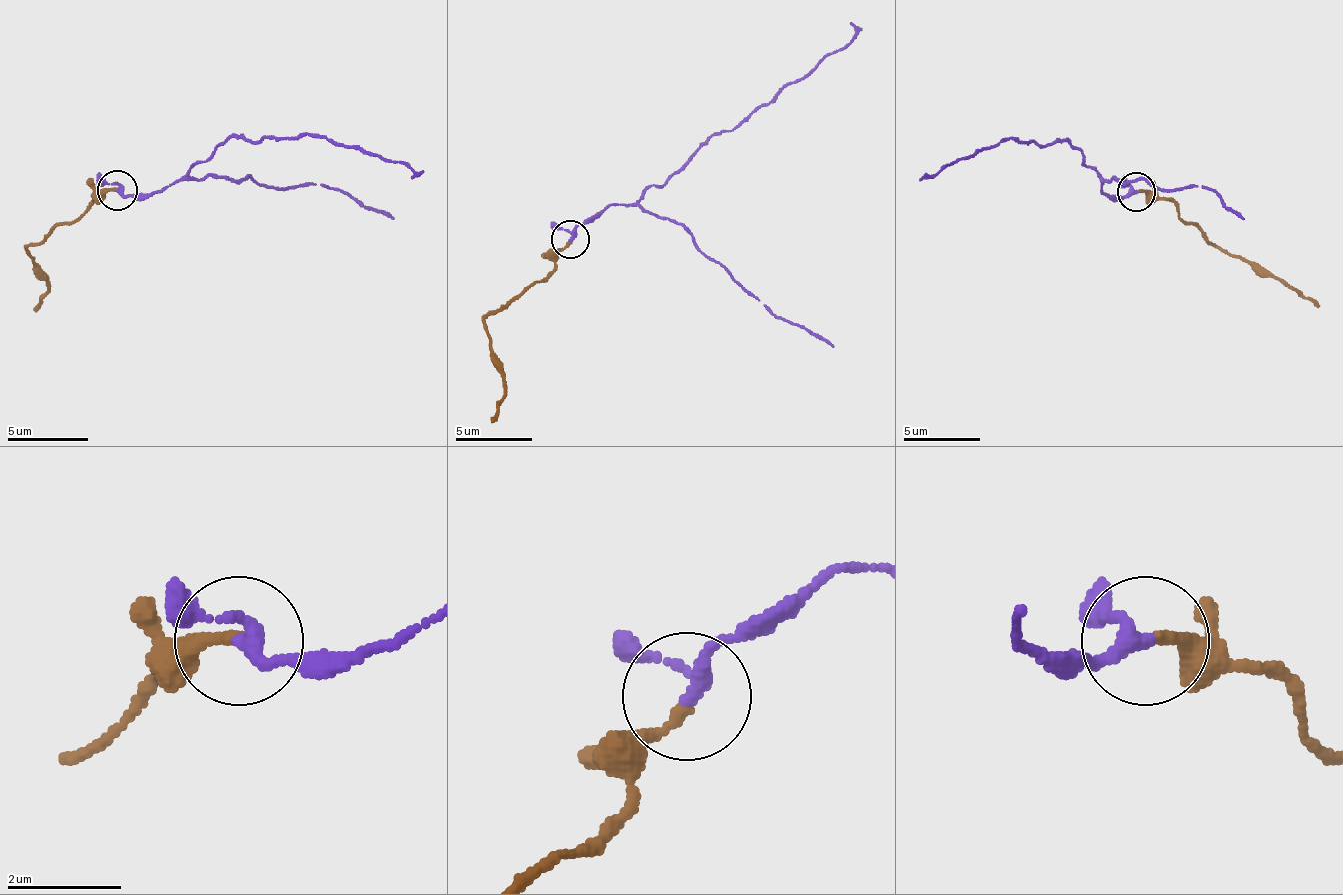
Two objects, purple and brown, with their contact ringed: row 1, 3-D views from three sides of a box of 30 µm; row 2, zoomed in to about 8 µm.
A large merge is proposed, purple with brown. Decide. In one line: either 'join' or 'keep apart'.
join

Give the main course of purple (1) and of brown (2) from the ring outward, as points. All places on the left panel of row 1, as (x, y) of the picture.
1: (118, 191), (154, 195), (232, 138), (260, 142), (305, 134), (402, 163), (414, 175), (410, 179)
2: (118, 191), (102, 195), (29, 248), (49, 280), (33, 309)

